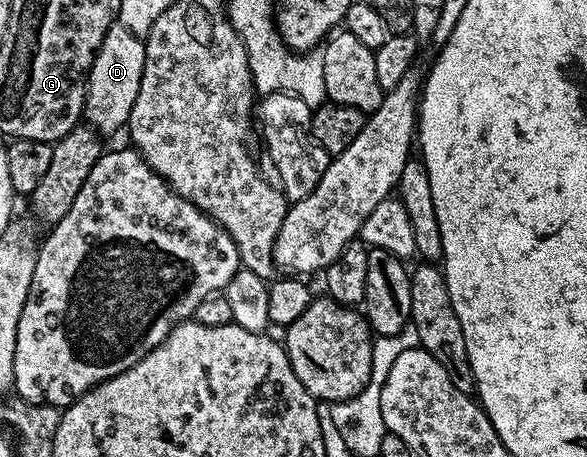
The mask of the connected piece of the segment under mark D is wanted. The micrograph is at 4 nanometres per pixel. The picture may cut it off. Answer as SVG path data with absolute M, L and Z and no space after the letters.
M111 25L87 76L87 101L83 104L86 124L103 135L122 130L131 118L133 103L137 103L137 91L141 91L144 71L144 38L138 37L124 25Z

